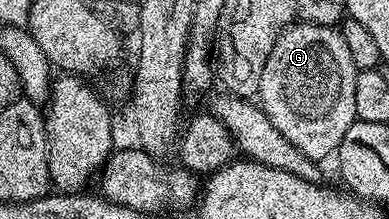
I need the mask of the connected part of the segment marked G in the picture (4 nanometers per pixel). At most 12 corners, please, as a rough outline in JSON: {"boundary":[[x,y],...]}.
{"boundary":[[299,21],[256,98],[304,156],[335,153],[356,116],[341,29]]}

